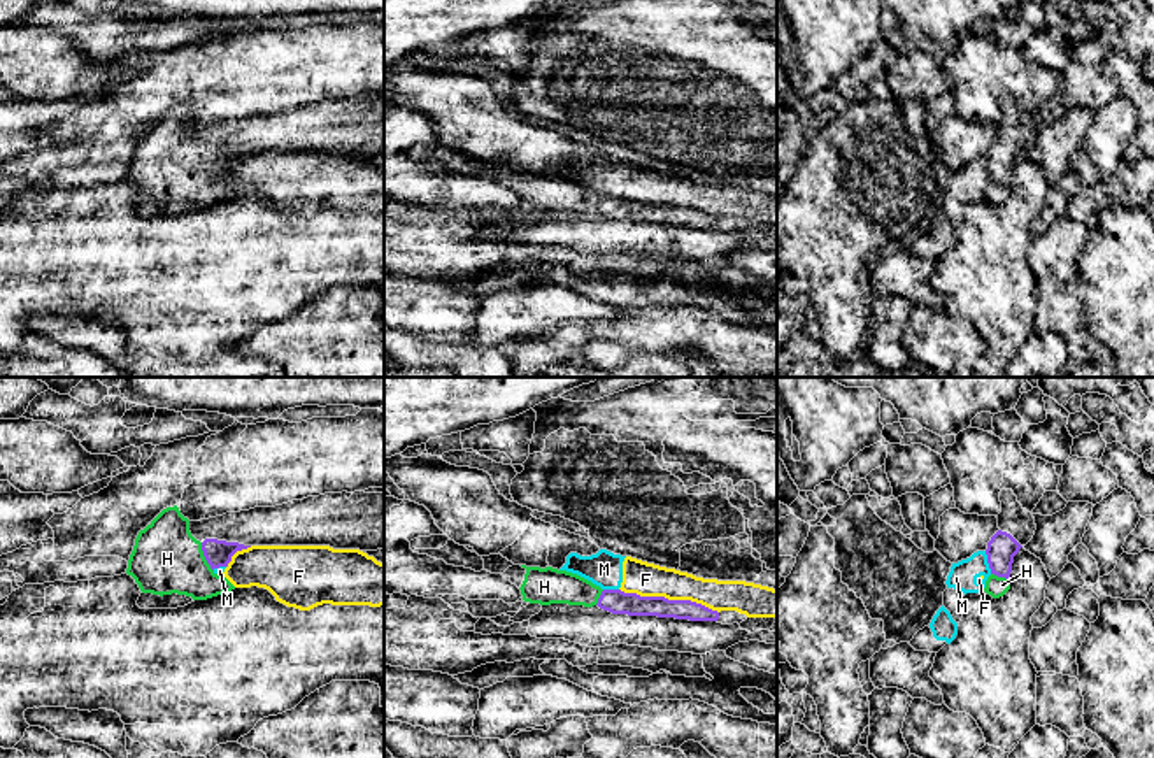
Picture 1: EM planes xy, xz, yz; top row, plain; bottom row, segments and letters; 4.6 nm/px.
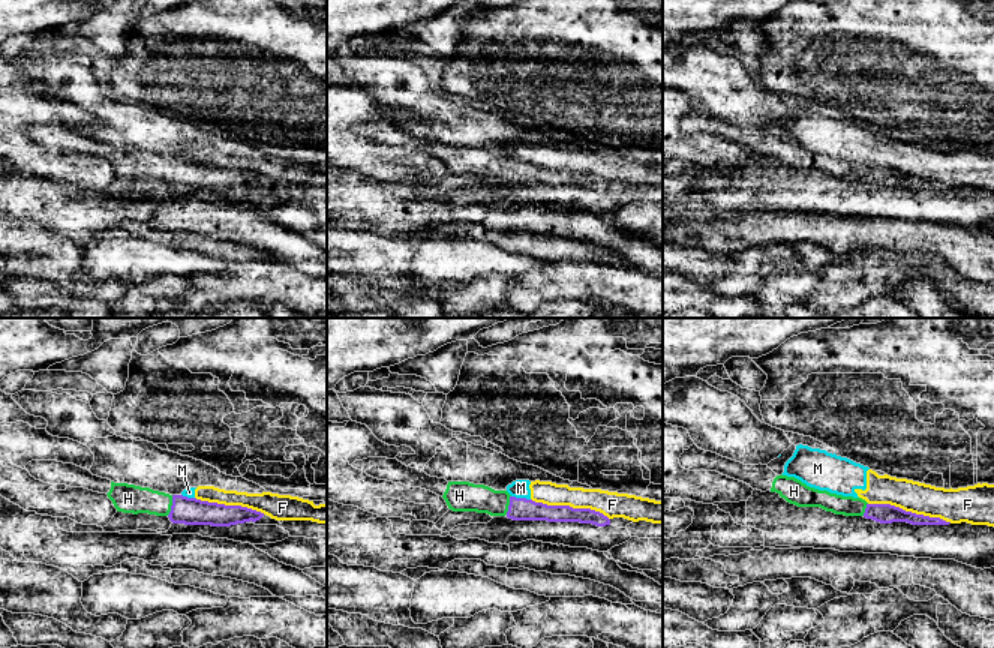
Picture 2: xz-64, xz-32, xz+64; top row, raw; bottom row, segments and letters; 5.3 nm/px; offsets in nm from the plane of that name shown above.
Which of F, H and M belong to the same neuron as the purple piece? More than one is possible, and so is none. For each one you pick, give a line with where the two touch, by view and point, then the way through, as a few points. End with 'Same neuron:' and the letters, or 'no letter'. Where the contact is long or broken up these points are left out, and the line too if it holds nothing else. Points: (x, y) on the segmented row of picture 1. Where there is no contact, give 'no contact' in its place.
H: contact xy (204, 555); way xy (218, 553), (204, 555), (167, 558)
Same neuron: H

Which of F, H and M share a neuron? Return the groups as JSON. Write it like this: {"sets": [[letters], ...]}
{"sets": [["F", "M"], ["H"]]}

